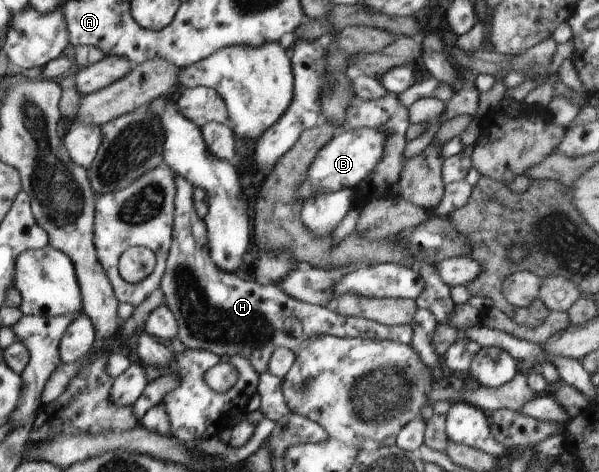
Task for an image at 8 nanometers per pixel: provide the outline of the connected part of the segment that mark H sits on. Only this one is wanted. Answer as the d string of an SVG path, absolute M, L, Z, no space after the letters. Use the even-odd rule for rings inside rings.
M176 176L178 194L176 197L176 223L173 234L172 250L168 259L168 271L165 274L162 292L166 306L172 309L179 324L179 340L189 349L204 349L217 354L219 359L229 359L233 355L245 358L251 367L261 376L268 374L271 354L279 347L287 348L295 354L302 343L310 337L332 335L335 337L358 337L361 339L389 340L409 345L412 329L409 325L381 325L360 317L343 317L329 307L321 307L294 300L283 293L275 283L262 284L259 281L241 280L235 274L219 272L209 256L208 229L198 216L194 200L195 186L183 176Z

